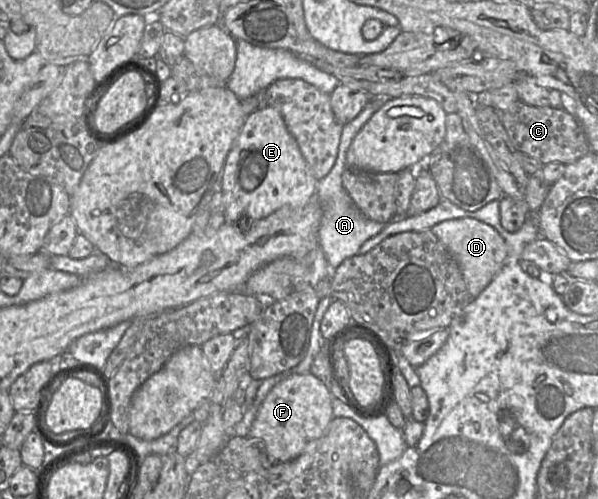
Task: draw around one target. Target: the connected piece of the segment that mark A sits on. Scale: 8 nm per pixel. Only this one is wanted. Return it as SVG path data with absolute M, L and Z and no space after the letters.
M374 96L355 119L343 126L336 162L331 171L317 182L316 198L322 208L318 243L332 269L336 269L345 259L358 254L361 246L386 226L386 224L369 219L357 208L342 185L342 174L347 168L347 152L355 137L388 99L390 97Z

